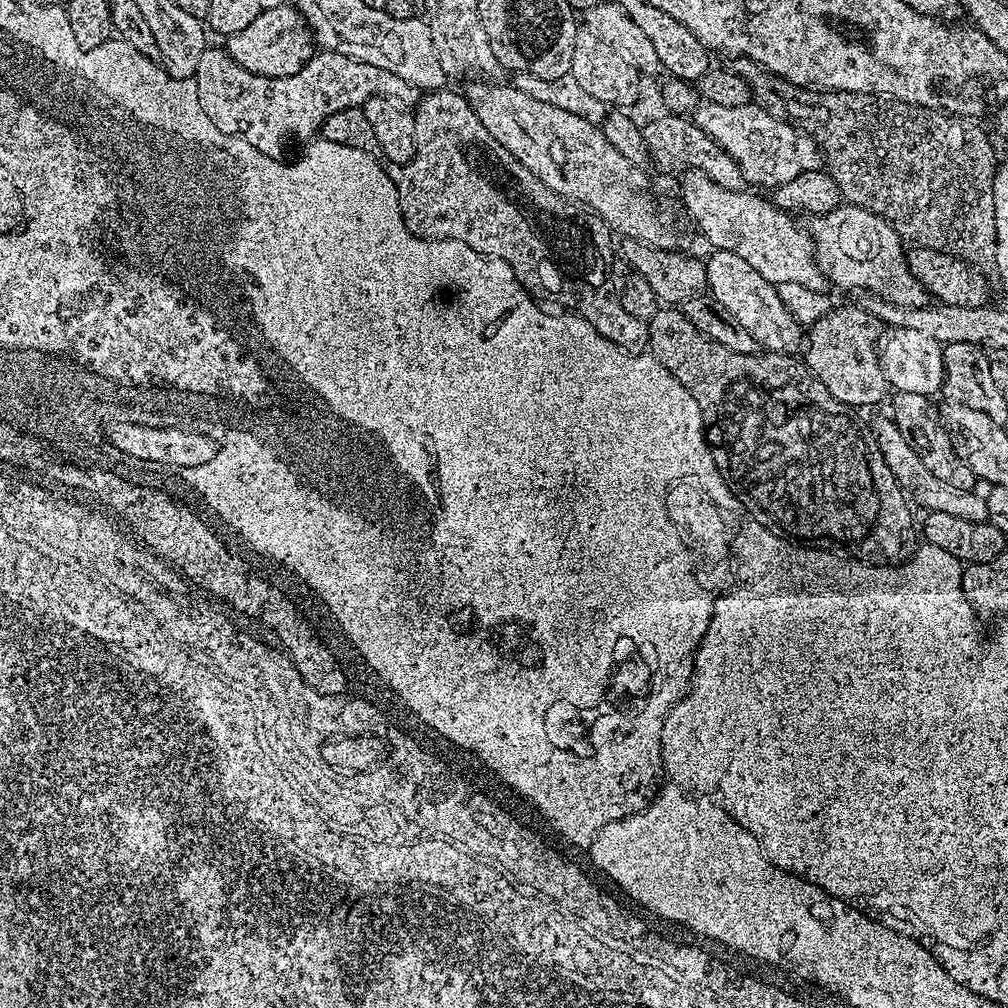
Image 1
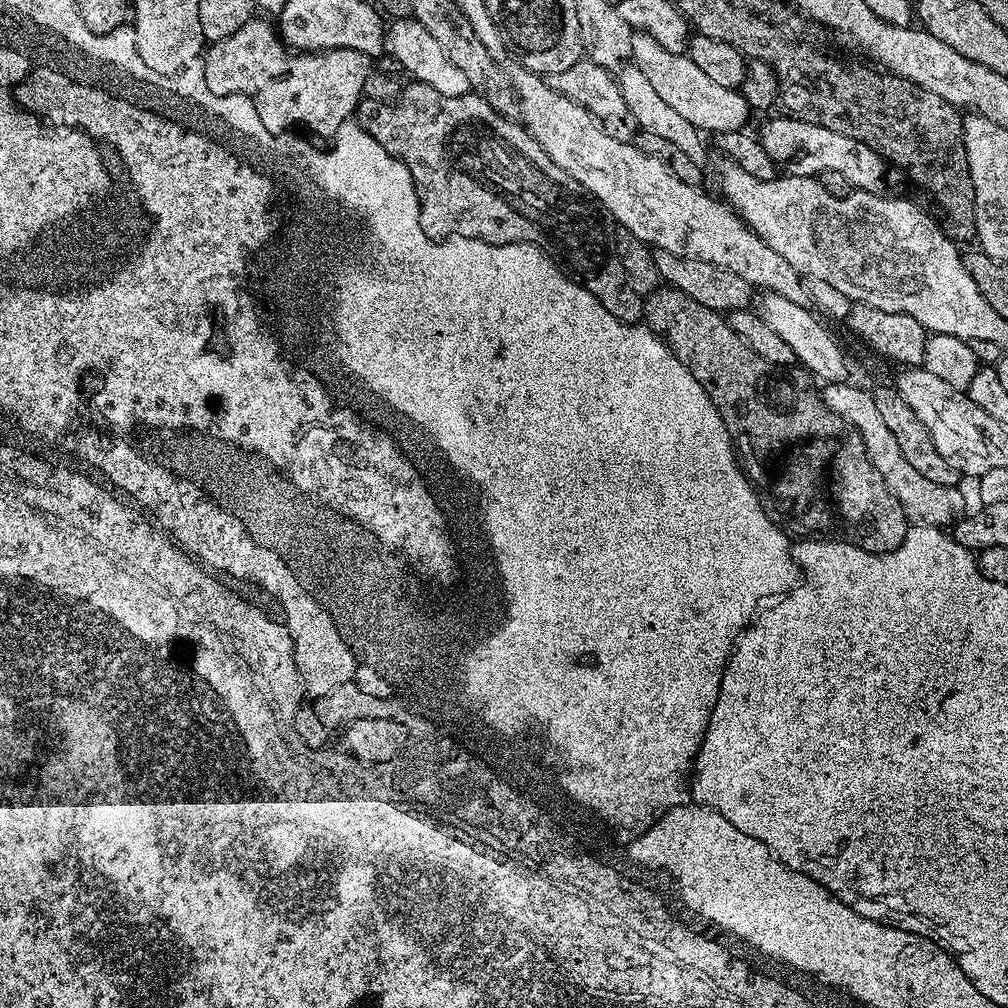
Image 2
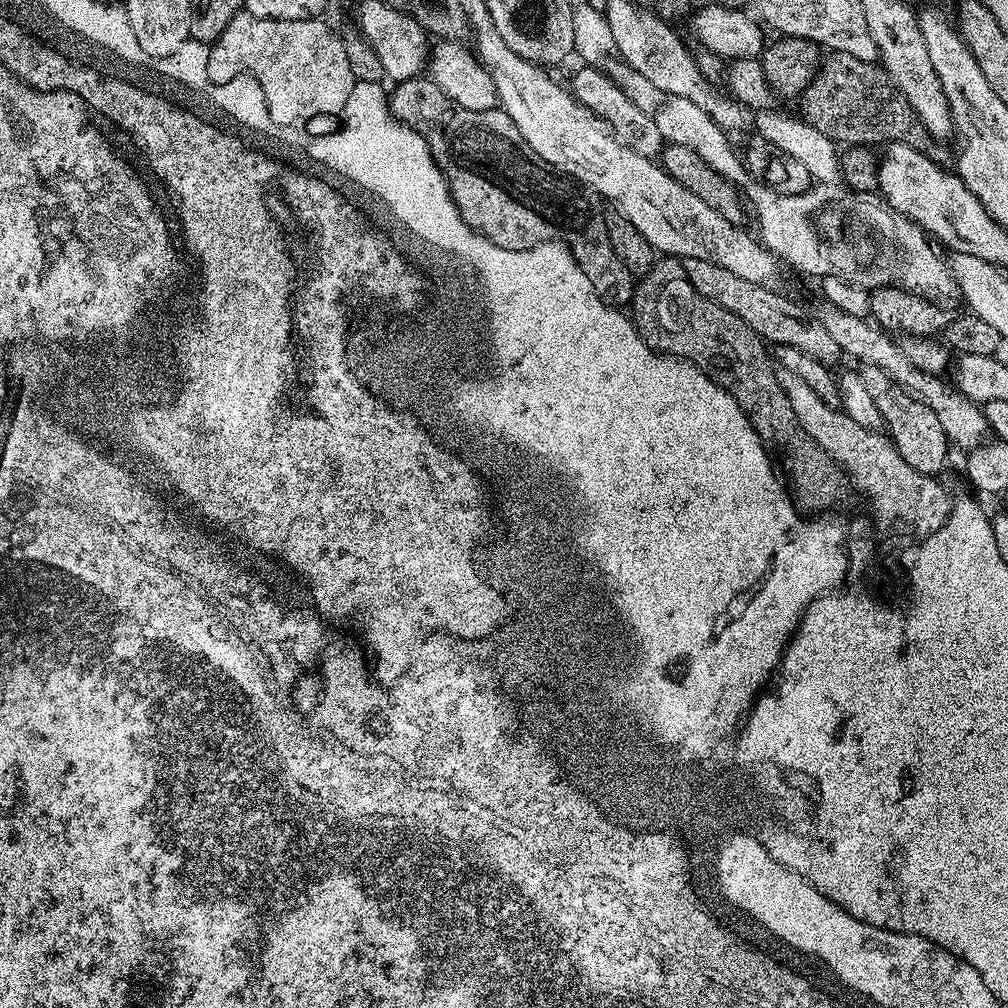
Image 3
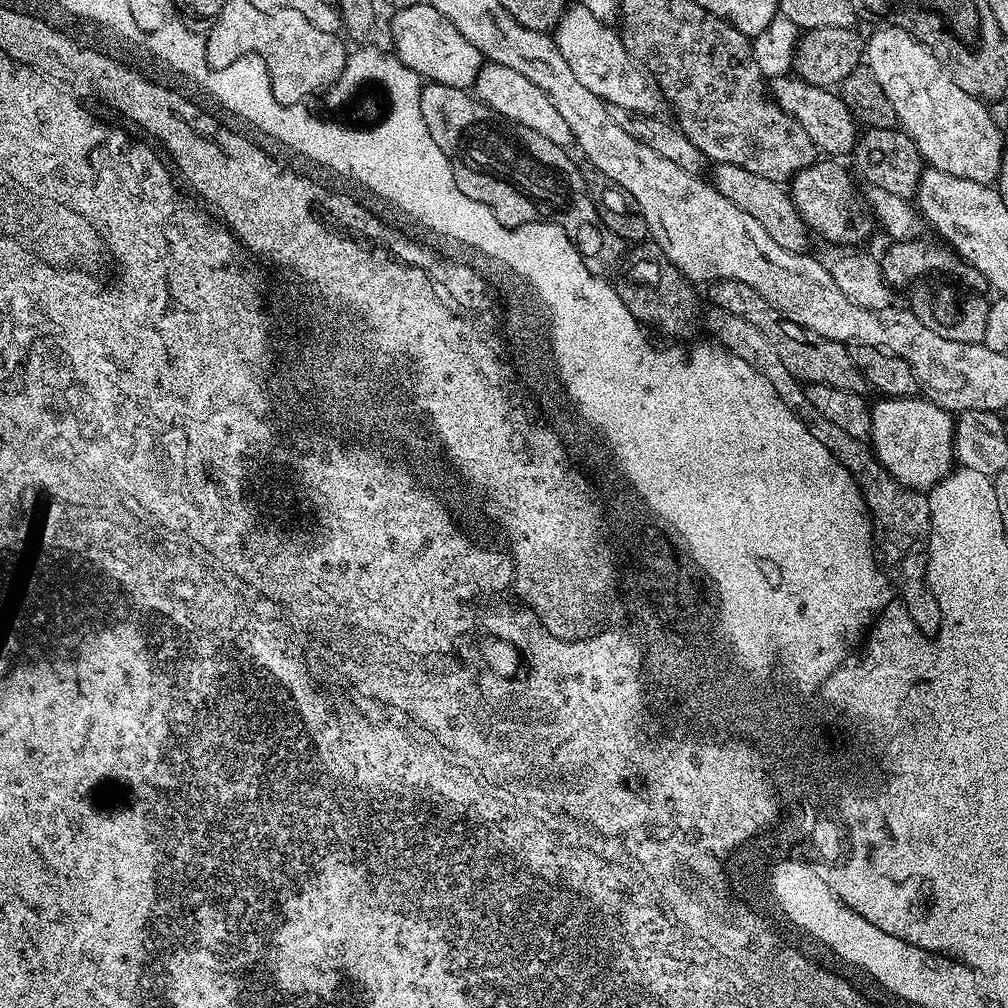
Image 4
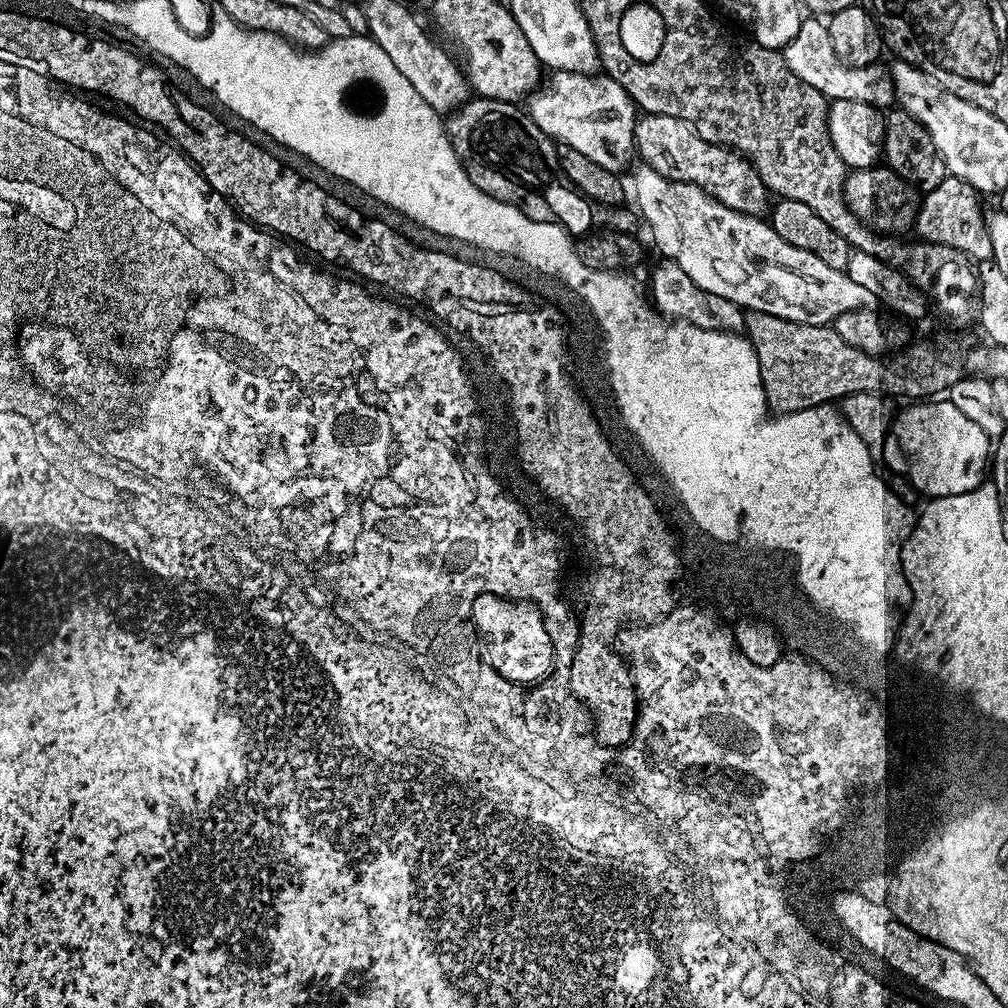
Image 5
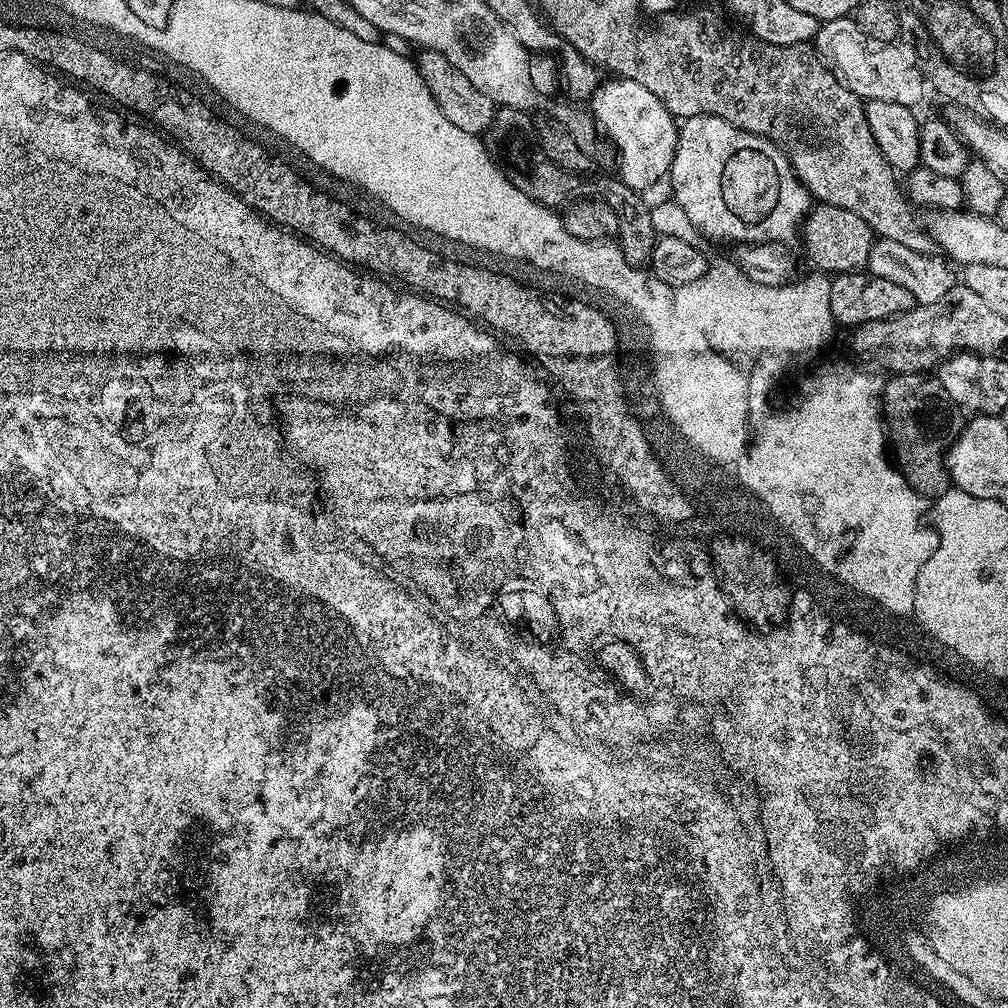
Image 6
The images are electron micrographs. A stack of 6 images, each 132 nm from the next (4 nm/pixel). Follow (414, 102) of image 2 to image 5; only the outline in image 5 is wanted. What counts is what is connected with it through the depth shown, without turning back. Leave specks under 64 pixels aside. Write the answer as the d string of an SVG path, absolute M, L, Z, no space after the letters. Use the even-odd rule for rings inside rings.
M469 98L447 117L446 127L450 142L454 146L454 154L458 154L470 182L474 182L480 190L498 198L499 201L514 205L534 221L550 221L566 225L571 235L587 235L593 229L593 203L576 191L569 176L564 173L552 137L547 136L533 122L523 107L506 100Z

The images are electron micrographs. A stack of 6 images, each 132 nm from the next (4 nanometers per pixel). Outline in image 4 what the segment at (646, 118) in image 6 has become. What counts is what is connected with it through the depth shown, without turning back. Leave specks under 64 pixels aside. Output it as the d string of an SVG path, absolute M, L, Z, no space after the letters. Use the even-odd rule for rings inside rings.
M485 63L476 79L474 95L476 99L493 108L498 114L502 114L522 126L530 126L530 130L538 130L538 134L542 134L542 138L550 138L550 142L561 146L573 143L574 137L570 126L566 126L562 114L558 114L558 110L554 108L554 102L550 102L550 98L546 98L546 94L542 90L538 90L538 86L534 86L534 82L522 78L522 74L518 74L518 70L510 70L501 64Z

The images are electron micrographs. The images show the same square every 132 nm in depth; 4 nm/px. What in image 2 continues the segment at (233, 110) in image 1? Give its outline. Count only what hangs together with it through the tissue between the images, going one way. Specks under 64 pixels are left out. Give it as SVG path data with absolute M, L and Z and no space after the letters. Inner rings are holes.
M248 20L234 34L213 43L203 53L205 80L209 90L216 95L239 94L250 97L254 110L258 110L262 126L271 132L284 134L292 130L295 124L301 124L320 136L335 137L336 131L355 113L356 105L364 95L370 57L349 48L328 48L324 52L290 50L280 39L280 33L275 27L268 28L266 21L258 20Z

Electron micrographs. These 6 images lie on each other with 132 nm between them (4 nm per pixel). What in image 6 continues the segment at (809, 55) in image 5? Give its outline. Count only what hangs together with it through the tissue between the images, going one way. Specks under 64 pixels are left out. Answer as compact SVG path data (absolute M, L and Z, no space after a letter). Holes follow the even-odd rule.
M851 15L839 16L821 23L814 47L838 73L844 85L861 100L896 102L898 106L915 109L926 92L924 72L911 47L899 48L899 43L870 38Z

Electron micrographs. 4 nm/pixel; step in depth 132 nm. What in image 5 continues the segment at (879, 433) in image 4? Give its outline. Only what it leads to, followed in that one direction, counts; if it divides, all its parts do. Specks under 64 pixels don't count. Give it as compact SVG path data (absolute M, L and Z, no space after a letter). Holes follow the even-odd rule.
M928 398L923 402L912 402L895 413L891 435L894 437L894 444L904 451L904 456L908 459L908 469L906 475L909 482L913 484L917 492L924 498L935 498L938 496L953 496L954 494L966 494L970 490L980 487L985 483L986 477L990 472L990 461L992 459L993 441L954 402L946 398Z

